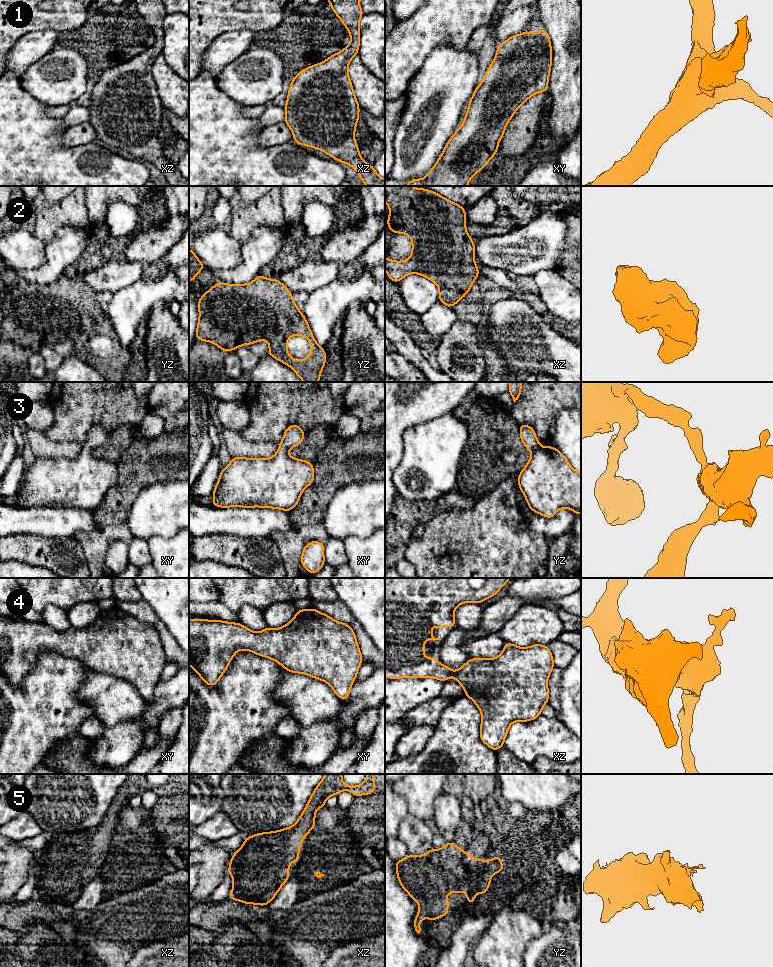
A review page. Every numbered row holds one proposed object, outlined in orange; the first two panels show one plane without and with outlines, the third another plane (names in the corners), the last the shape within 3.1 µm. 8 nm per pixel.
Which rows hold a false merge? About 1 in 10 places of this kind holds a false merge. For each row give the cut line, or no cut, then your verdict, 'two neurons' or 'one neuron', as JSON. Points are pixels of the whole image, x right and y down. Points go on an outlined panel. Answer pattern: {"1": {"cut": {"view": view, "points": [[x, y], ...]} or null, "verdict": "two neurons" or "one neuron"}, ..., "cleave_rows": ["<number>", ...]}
{"1": {"cut": null, "verdict": "one neuron"}, "2": {"cut": null, "verdict": "one neuron"}, "3": {"cut": null, "verdict": "one neuron"}, "4": {"cut": null, "verdict": "one neuron"}, "5": {"cut": null, "verdict": "one neuron"}, "cleave_rows": []}

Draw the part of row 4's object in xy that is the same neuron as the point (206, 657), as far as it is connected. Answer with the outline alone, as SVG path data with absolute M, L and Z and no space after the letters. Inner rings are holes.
M314 608L297 610L292 621L285 626L277 629L267 627L261 632L253 632L240 623L189 619L189 665L208 686L217 684L228 668L229 661L234 658L235 653L239 650L248 650L272 659L289 672L302 673L323 680L332 687L336 695L342 700L349 697L351 686L363 660L352 628L346 623L337 622Z

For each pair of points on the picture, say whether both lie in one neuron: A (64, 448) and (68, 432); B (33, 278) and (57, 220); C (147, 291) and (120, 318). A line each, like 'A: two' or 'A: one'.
A: two
B: two
C: one

